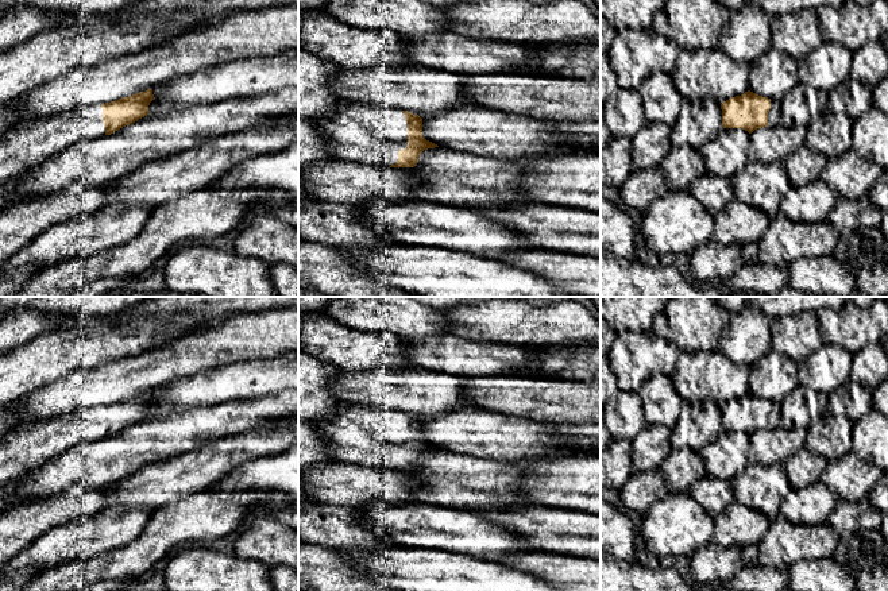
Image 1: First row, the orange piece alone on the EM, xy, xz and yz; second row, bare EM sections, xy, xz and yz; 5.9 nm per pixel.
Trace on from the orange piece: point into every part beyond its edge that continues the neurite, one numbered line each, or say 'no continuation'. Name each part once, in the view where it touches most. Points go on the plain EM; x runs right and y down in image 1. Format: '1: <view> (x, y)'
1: xz (366, 436)
2: yz (775, 414)

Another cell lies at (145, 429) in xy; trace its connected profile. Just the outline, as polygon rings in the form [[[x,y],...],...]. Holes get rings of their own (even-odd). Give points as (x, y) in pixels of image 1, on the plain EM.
[[[298,391],[235,399],[208,409],[144,418],[111,437],[74,447],[15,482],[7,507],[55,497],[72,486],[104,488],[197,444],[298,416]]]

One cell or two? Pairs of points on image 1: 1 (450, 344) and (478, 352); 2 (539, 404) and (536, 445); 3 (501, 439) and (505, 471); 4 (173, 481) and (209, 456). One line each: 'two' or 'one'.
1: one
2: two
3: two
4: one

